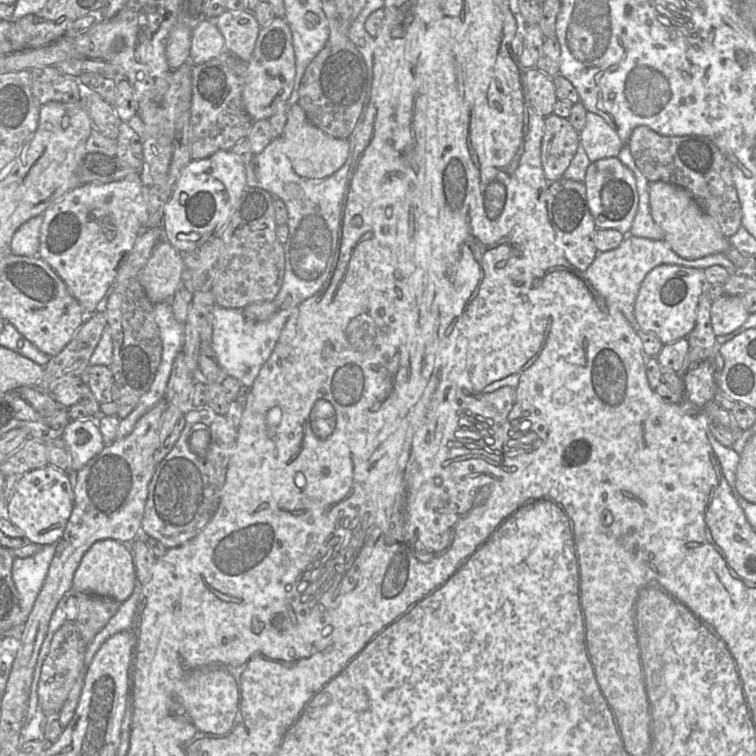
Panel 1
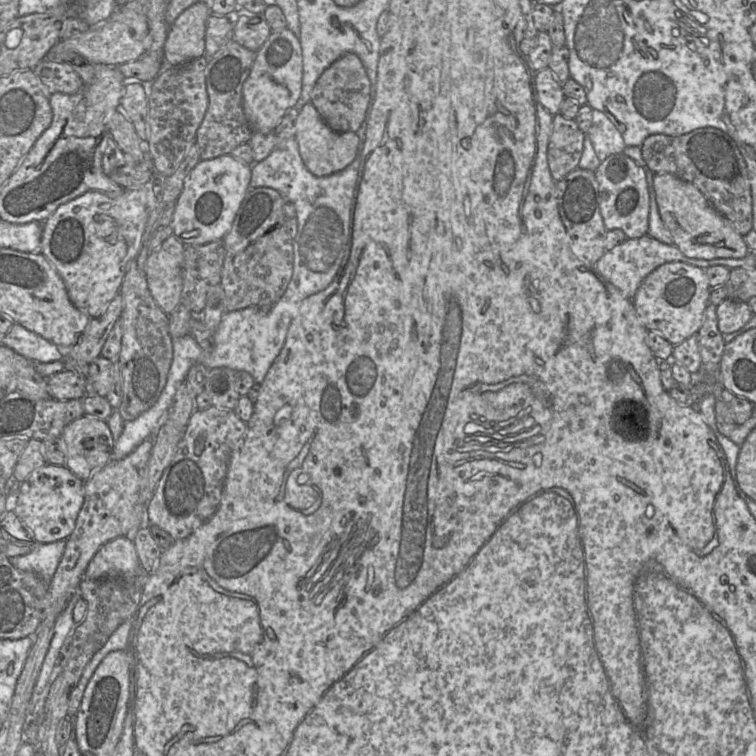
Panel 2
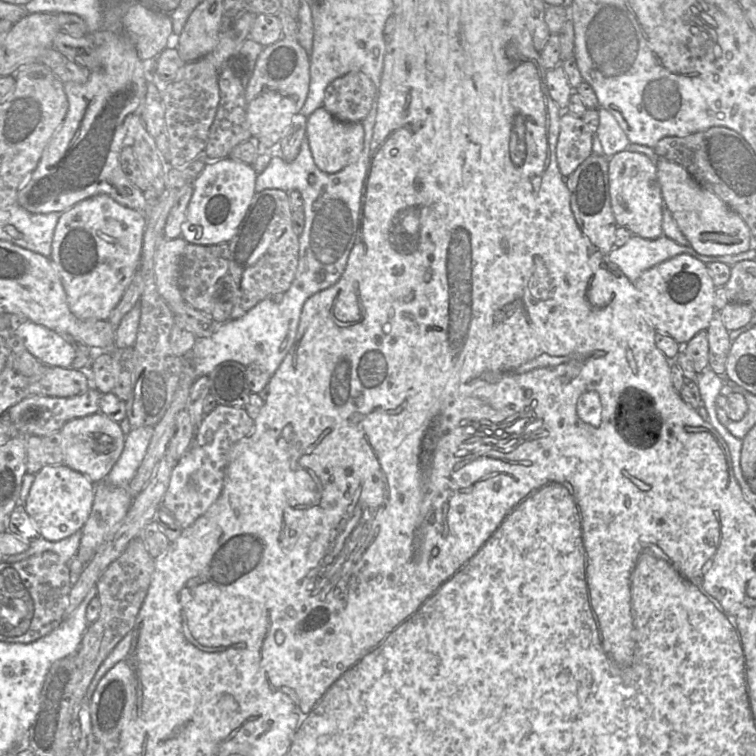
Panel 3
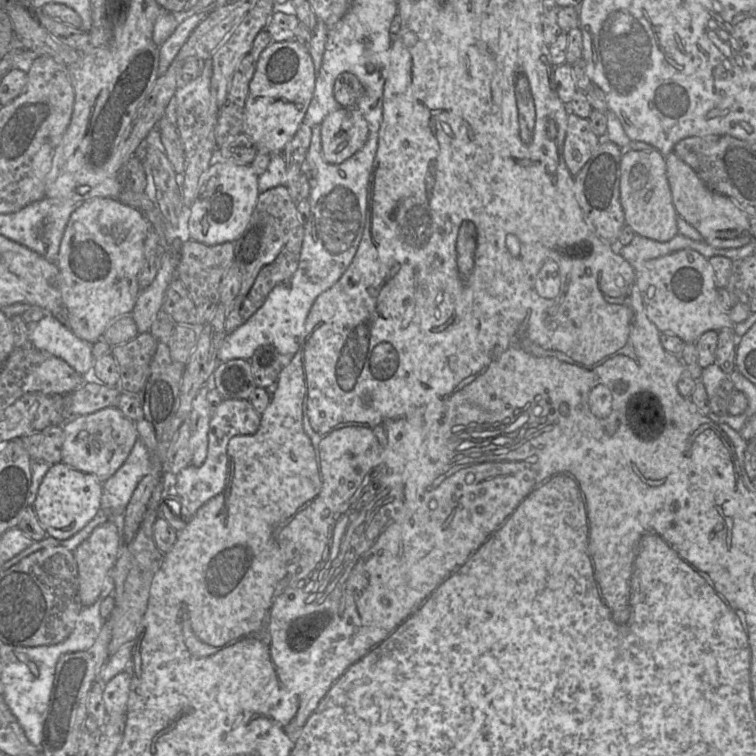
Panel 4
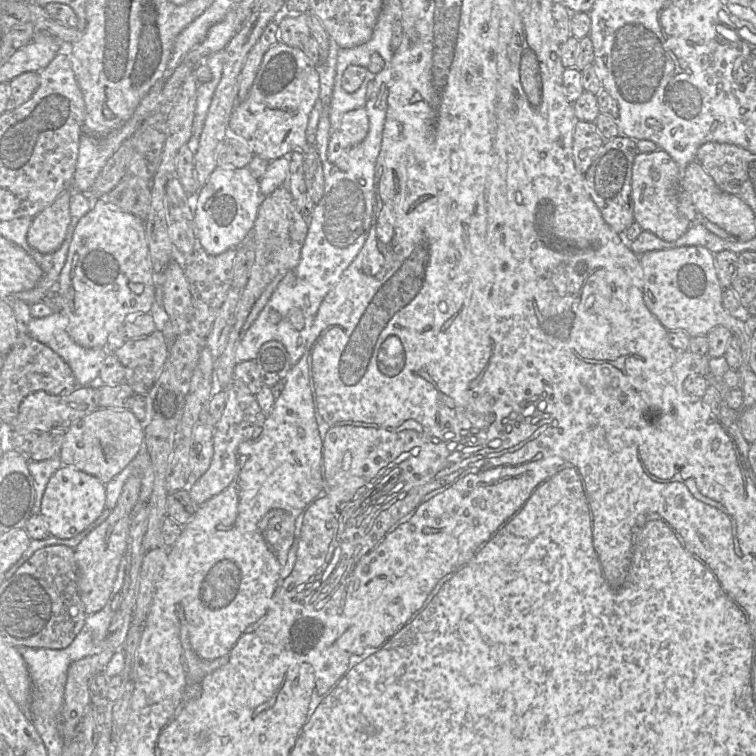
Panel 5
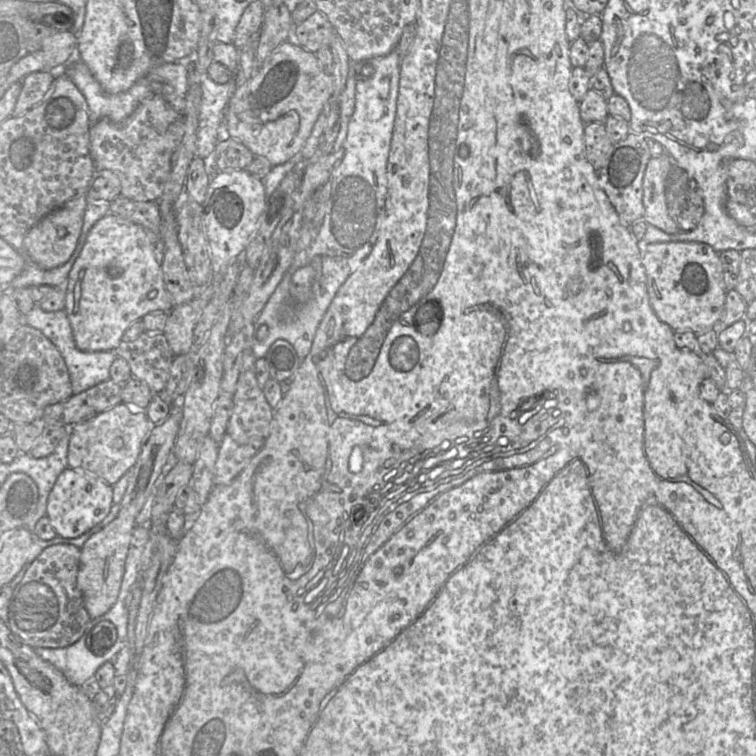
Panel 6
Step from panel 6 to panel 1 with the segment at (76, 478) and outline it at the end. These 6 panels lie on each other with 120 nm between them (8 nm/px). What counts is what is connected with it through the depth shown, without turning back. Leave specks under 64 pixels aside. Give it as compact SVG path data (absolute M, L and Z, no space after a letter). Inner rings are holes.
M51 465L19 476L7 500L8 519L36 545L56 544L63 535L74 506L74 478Z

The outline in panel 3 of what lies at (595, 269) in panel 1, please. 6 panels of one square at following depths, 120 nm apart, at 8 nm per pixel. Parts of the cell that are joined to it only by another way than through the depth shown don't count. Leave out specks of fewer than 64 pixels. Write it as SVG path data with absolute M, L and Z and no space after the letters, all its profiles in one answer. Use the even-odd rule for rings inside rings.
M632 235L626 244L613 248L608 259L635 282L645 270L679 254L689 254L705 264L717 259L717 256L699 254L691 246L686 248L664 235L656 239Z

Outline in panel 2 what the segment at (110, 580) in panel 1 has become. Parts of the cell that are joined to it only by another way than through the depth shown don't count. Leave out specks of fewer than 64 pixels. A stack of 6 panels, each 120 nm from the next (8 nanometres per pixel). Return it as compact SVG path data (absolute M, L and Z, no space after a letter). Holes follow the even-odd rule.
M115 538L103 545L89 562L83 579L137 576L143 572L133 540Z

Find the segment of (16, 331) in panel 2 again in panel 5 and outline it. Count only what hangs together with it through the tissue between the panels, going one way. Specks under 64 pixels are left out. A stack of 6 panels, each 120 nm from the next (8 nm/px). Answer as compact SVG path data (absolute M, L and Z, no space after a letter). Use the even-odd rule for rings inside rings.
M54 312L44 318L31 318L29 334L39 342L50 347L71 368L78 386L95 386L98 383L100 368L109 354L105 348L86 348L77 344L69 334L69 319L62 312Z

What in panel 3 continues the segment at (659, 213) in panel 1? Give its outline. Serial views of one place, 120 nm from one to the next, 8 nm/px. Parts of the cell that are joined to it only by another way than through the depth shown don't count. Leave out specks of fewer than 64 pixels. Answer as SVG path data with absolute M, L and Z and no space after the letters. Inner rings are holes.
M663 157L656 161L657 180L666 209L697 253L707 256L738 255L748 251L754 241L742 217L719 197L700 186L681 165Z

